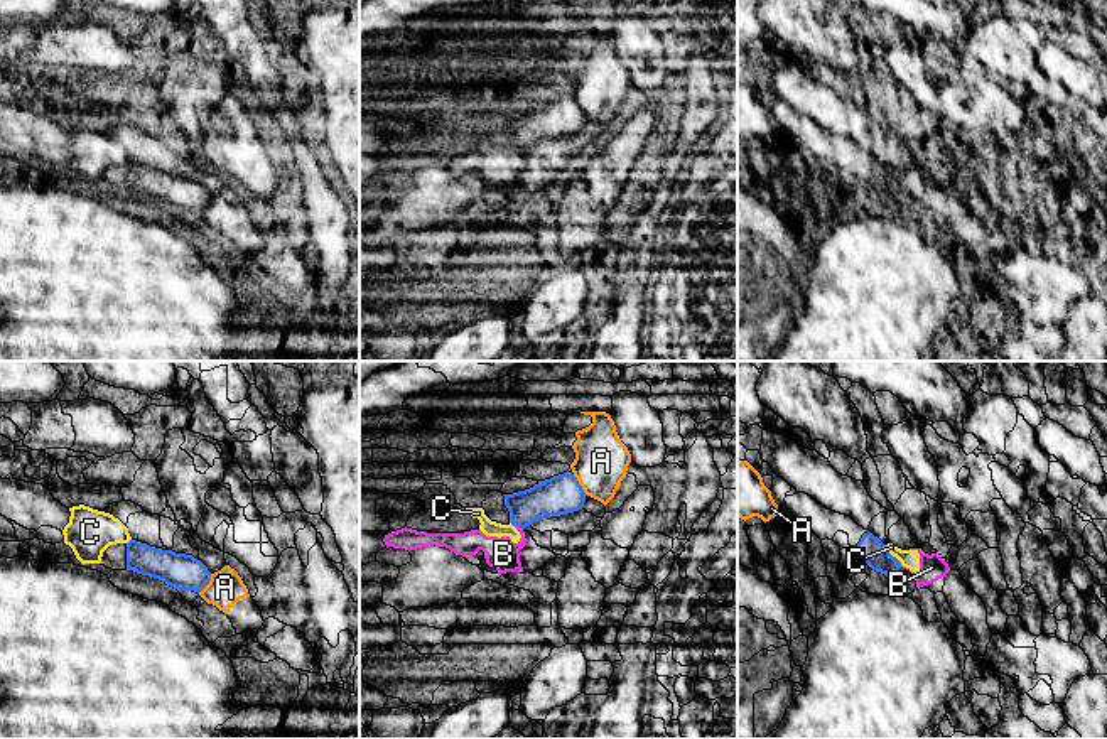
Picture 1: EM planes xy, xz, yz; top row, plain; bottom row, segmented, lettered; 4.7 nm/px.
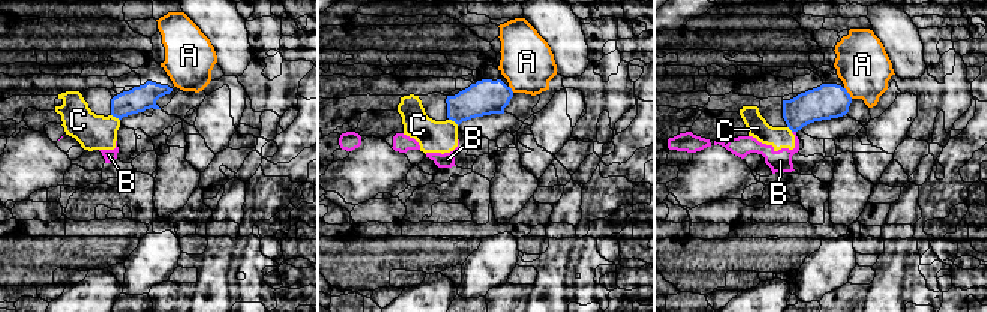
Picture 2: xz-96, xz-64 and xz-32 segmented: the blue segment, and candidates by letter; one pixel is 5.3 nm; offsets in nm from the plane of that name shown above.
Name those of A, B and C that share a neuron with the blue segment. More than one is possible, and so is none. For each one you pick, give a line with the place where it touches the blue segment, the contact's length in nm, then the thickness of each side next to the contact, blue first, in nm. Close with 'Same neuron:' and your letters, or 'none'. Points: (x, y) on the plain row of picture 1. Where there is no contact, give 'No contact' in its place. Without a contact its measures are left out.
Same neuron: none

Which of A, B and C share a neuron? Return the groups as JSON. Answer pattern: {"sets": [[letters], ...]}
{"sets": [["A"], ["B", "C"]]}

